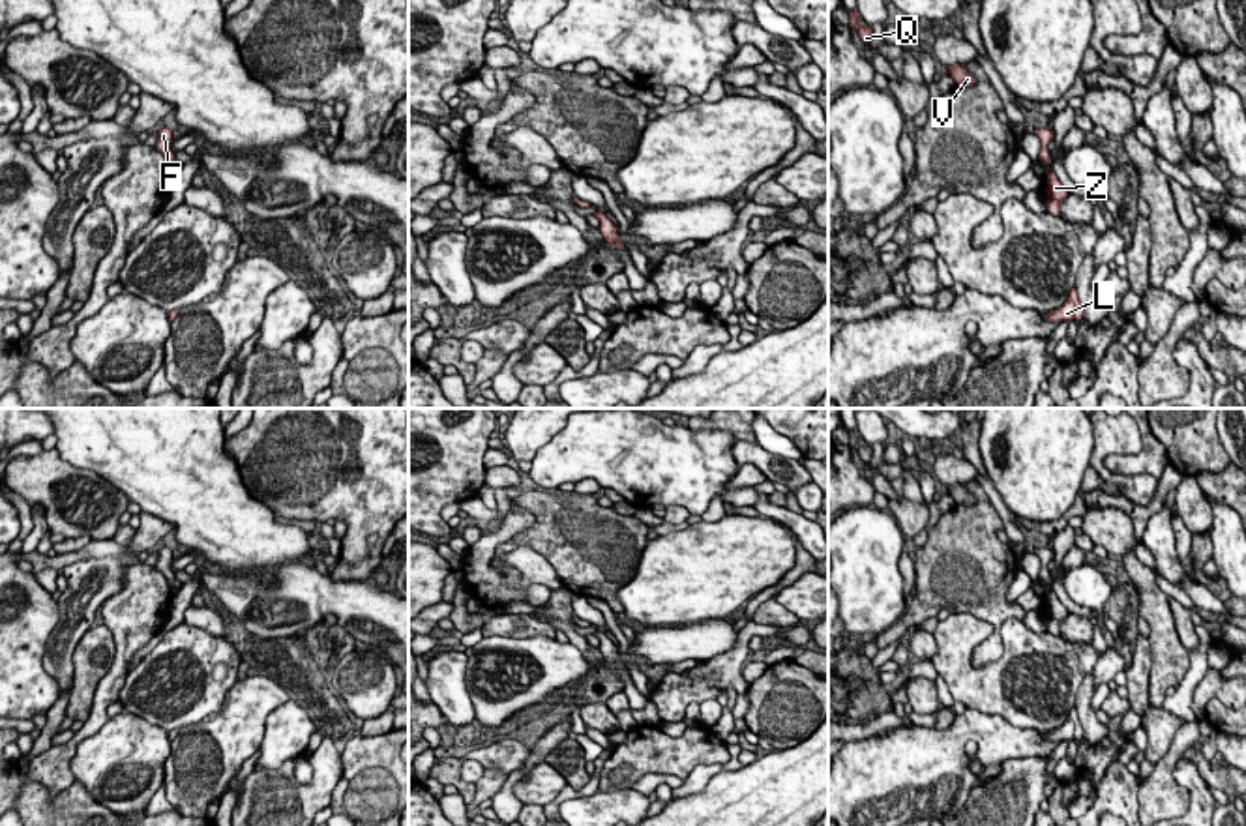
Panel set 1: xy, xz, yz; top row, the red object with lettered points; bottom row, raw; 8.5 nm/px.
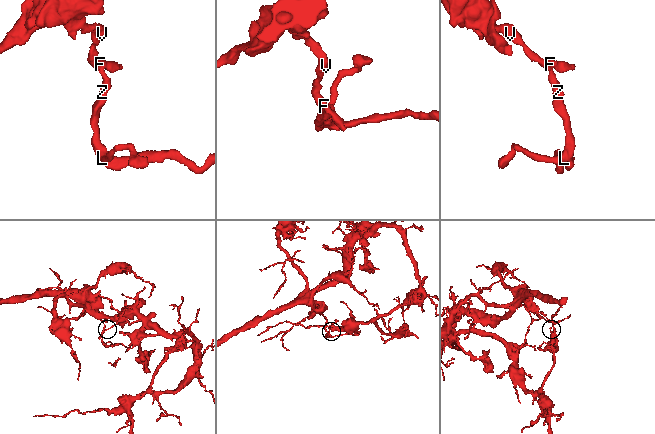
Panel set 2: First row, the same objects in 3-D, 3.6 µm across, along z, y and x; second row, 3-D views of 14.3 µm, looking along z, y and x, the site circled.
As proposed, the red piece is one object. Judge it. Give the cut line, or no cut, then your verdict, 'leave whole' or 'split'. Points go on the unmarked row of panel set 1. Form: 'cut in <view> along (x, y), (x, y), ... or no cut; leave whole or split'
no cut; leave whole

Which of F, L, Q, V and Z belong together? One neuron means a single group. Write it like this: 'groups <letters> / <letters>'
groups F L Q V Z

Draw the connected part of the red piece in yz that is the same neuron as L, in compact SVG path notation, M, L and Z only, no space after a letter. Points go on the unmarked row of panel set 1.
M1074 706L1068 712L1068 719L1055 730L1046 730L1044 738L1049 742L1062 742L1062 740L1081 740L1083 738L1083 727L1077 715L1077 708Z

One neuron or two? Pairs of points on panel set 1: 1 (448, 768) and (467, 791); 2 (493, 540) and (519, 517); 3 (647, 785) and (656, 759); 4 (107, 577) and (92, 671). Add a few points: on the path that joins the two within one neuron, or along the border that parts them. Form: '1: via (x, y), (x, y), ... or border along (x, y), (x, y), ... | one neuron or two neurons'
1: via (450, 774), (461, 785) | one neuron
2: via (499, 536), (514, 521) | one neuron
3: border along (684, 778), (643, 774), (632, 783) | two neurons
4: border along (90, 626), (74, 652), (74, 667) | two neurons

